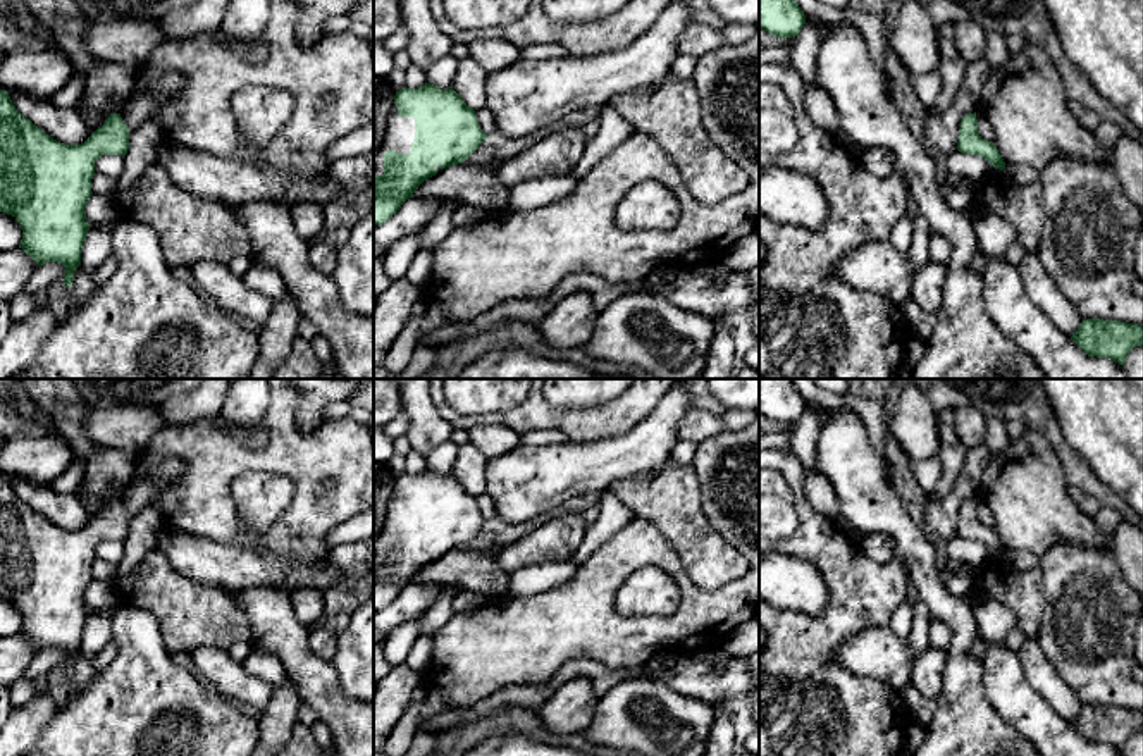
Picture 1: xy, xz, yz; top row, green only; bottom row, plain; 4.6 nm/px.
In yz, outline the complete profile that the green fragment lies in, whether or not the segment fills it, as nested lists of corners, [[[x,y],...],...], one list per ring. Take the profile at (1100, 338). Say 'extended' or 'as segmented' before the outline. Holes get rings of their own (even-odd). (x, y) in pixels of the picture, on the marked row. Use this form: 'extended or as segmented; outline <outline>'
as segmented; outline [[[1084,319],[1071,339],[1088,355],[1124,365],[1128,353],[1143,344],[1141,324]]]

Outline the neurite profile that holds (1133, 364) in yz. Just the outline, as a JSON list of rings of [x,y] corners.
[[[1143,344],[1134,346],[1124,362],[1128,379],[1143,379]]]

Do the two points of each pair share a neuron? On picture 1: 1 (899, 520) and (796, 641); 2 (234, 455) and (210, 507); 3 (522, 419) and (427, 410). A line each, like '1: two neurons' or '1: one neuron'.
1: two neurons
2: one neuron
3: two neurons

